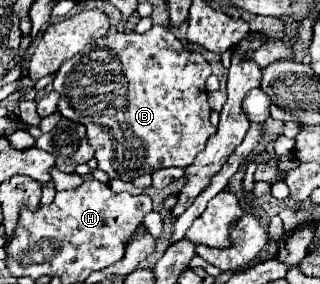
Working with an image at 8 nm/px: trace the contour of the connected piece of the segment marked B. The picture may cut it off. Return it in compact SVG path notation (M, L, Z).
M149 29L147 33L135 33L135 31L113 31L111 35L95 41L95 45L85 47L77 57L67 59L61 69L55 73L53 79L53 87L55 91L61 95L59 99L59 113L67 119L73 119L77 123L83 123L87 127L87 137L89 137L89 145L95 149L95 159L97 159L97 167L101 171L105 171L109 175L109 179L123 179L123 181L133 181L137 175L143 173L153 173L159 167L189 167L193 163L193 159L203 151L207 139L215 133L215 127L209 123L209 113L211 107L207 103L207 89L205 89L205 81L211 75L211 67L209 63L203 59L201 53L197 51L187 51L185 45L169 31L169 29Z

